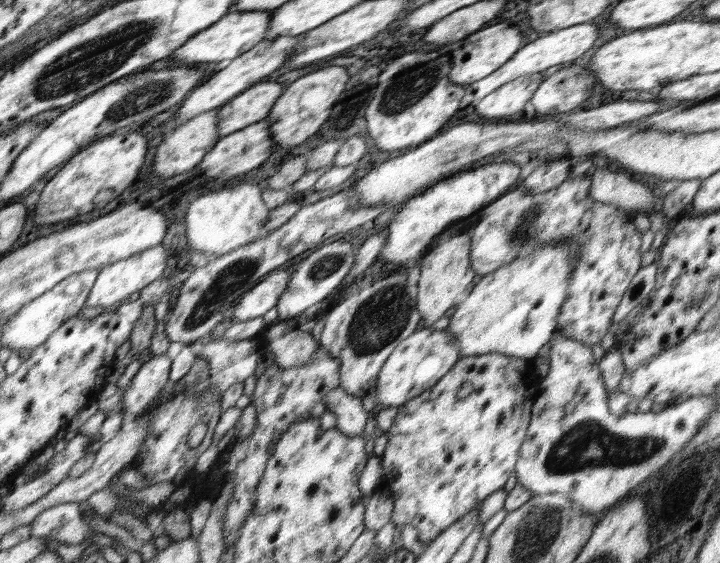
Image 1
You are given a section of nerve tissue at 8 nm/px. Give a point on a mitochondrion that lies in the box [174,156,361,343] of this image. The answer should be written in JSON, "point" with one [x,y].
{"point":[231,279]}

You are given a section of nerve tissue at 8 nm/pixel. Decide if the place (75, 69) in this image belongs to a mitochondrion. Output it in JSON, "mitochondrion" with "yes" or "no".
{"mitochondrion":"yes"}

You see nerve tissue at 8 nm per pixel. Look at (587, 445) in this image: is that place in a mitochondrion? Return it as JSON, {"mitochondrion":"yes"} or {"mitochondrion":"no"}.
{"mitochondrion":"yes"}

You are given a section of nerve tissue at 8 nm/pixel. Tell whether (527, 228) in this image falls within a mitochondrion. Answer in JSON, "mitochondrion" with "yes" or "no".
{"mitochondrion":"yes"}

